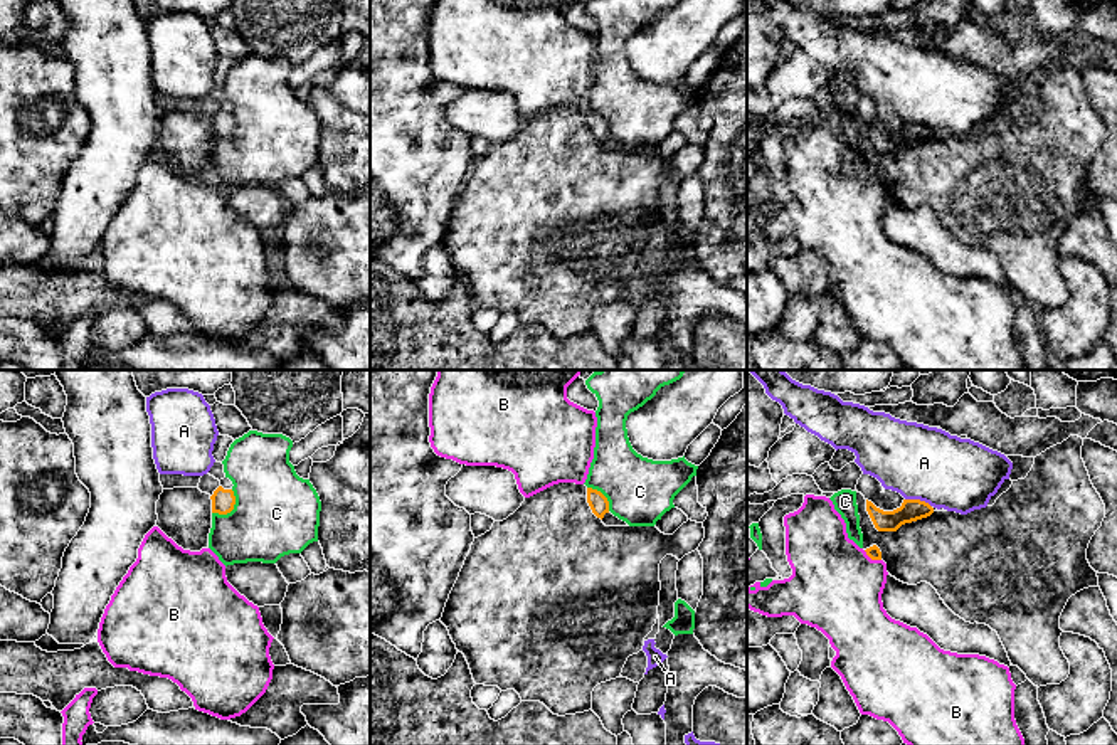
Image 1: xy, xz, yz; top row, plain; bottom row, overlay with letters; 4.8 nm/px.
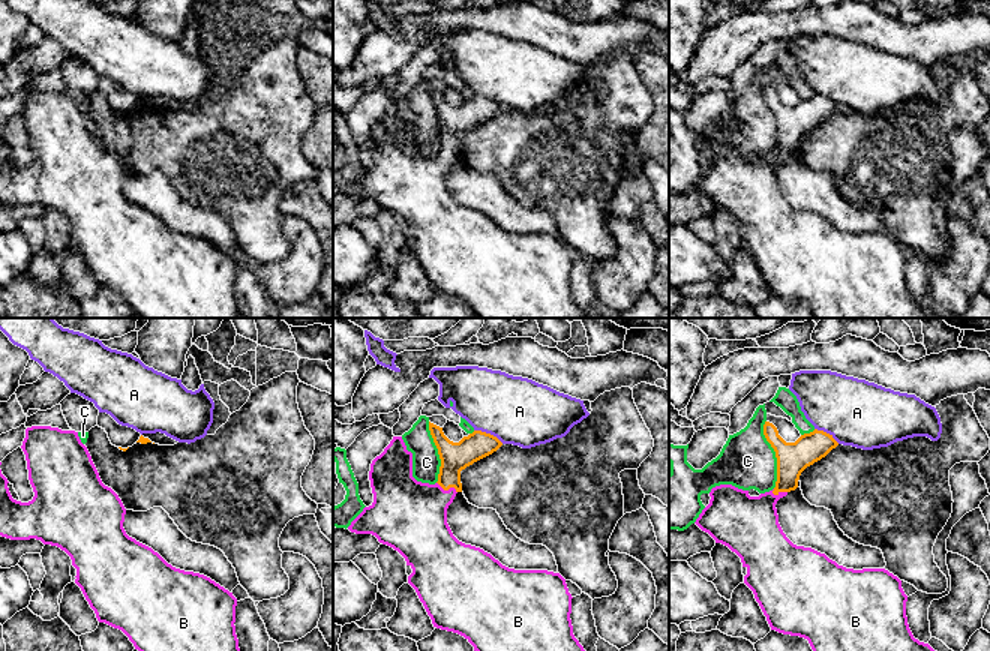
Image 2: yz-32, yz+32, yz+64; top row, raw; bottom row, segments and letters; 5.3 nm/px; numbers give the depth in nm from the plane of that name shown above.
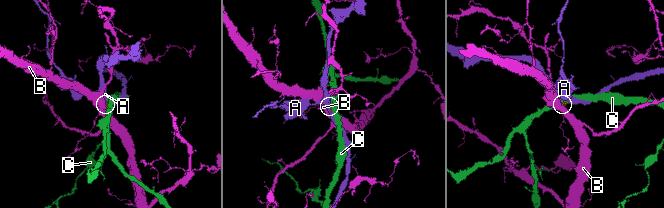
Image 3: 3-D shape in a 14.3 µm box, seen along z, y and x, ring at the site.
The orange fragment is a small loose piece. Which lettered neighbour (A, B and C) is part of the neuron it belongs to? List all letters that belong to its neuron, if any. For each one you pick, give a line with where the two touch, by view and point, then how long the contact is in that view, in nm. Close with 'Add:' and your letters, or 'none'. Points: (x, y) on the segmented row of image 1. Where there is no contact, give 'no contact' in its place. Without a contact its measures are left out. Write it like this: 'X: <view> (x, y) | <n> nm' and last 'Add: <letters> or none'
B: yz (872, 559) | 100 nm
Add: B

